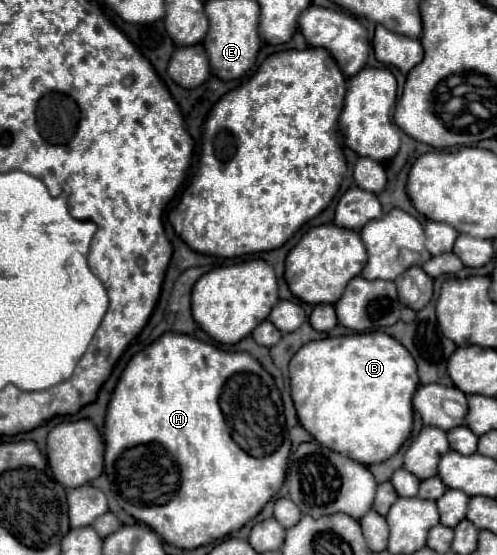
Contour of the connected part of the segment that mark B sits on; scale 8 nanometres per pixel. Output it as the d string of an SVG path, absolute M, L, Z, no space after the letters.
M370 331L310 341L290 361L290 389L300 425L322 445L364 465L392 457L412 431L416 361L394 337Z

